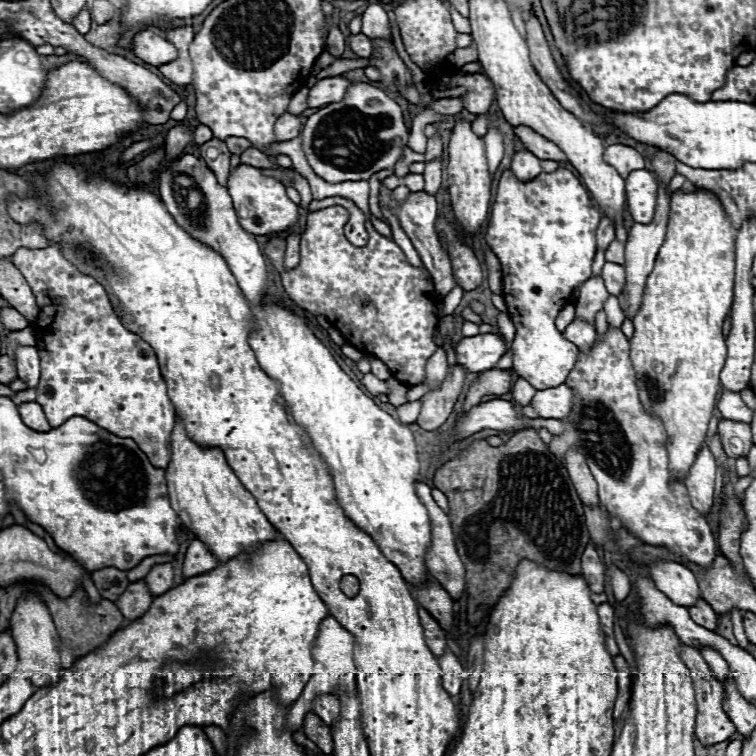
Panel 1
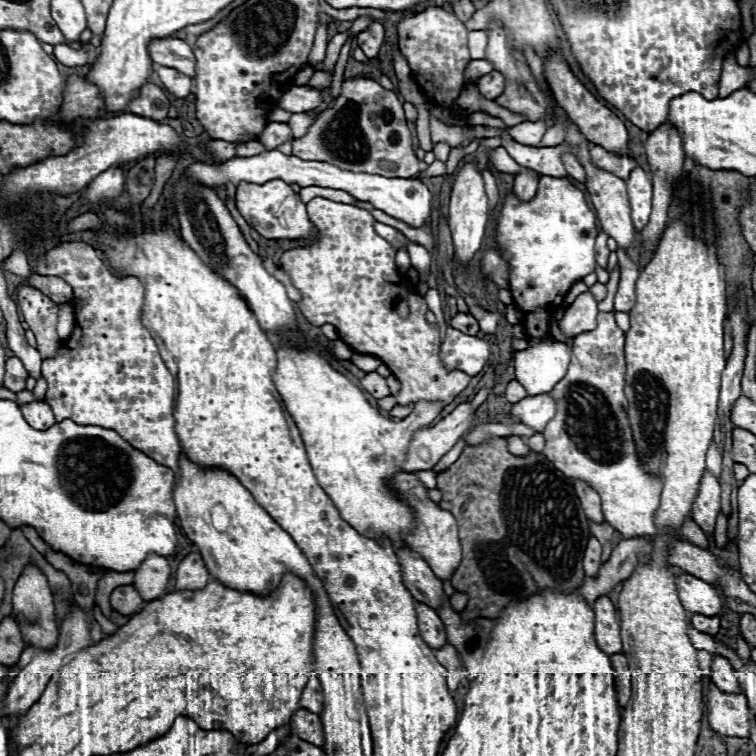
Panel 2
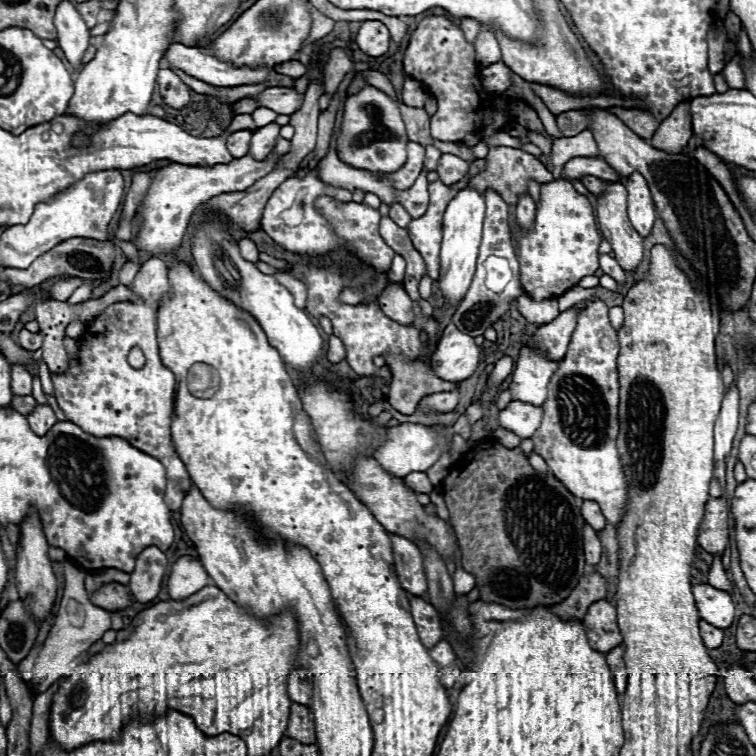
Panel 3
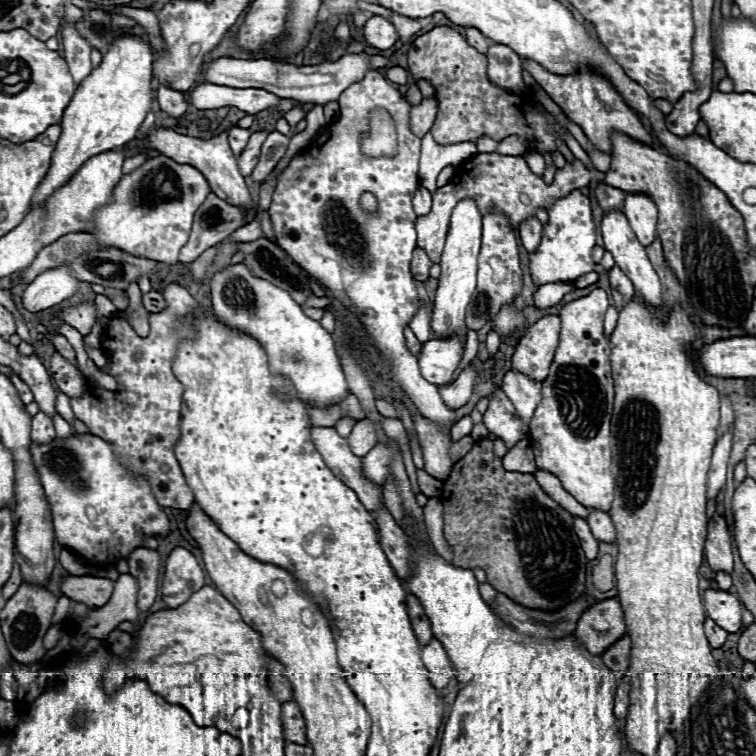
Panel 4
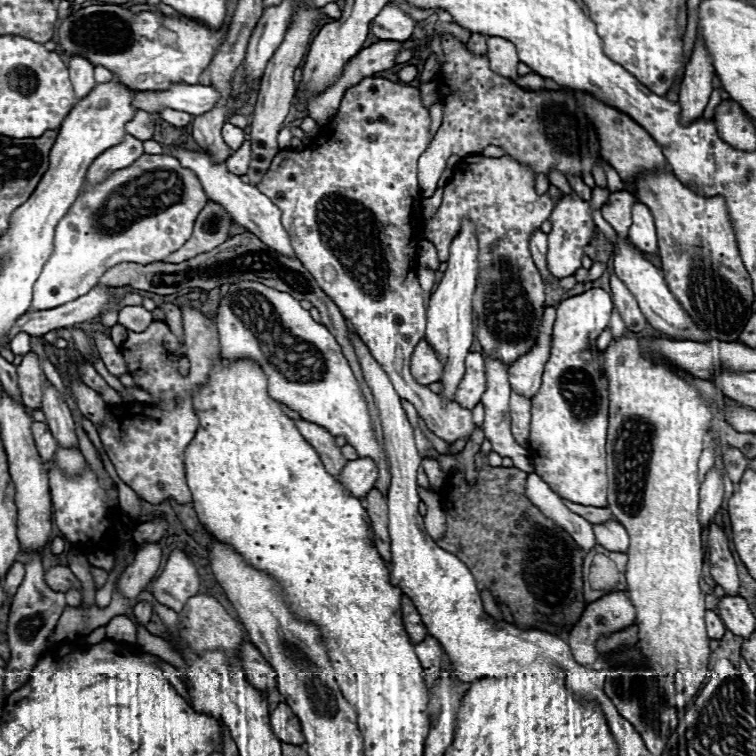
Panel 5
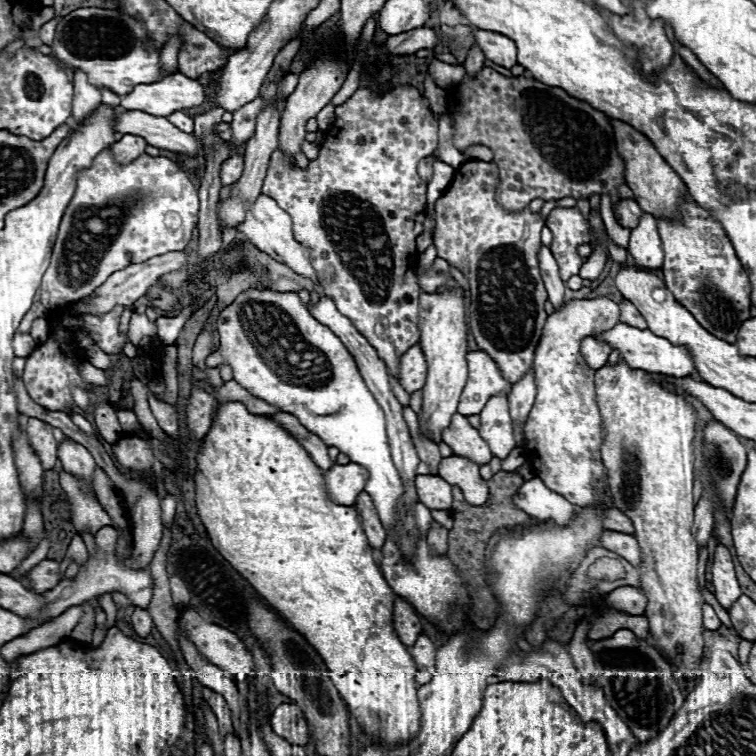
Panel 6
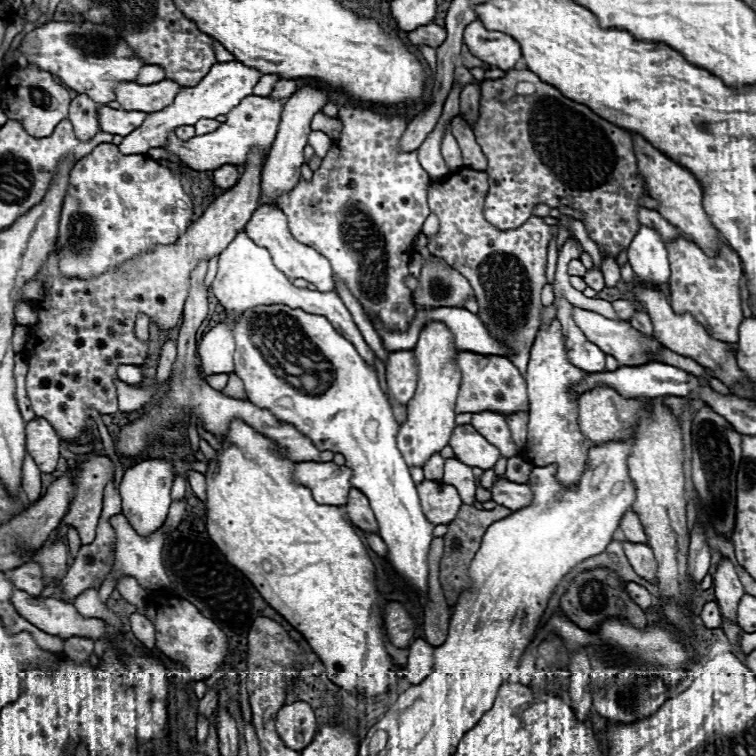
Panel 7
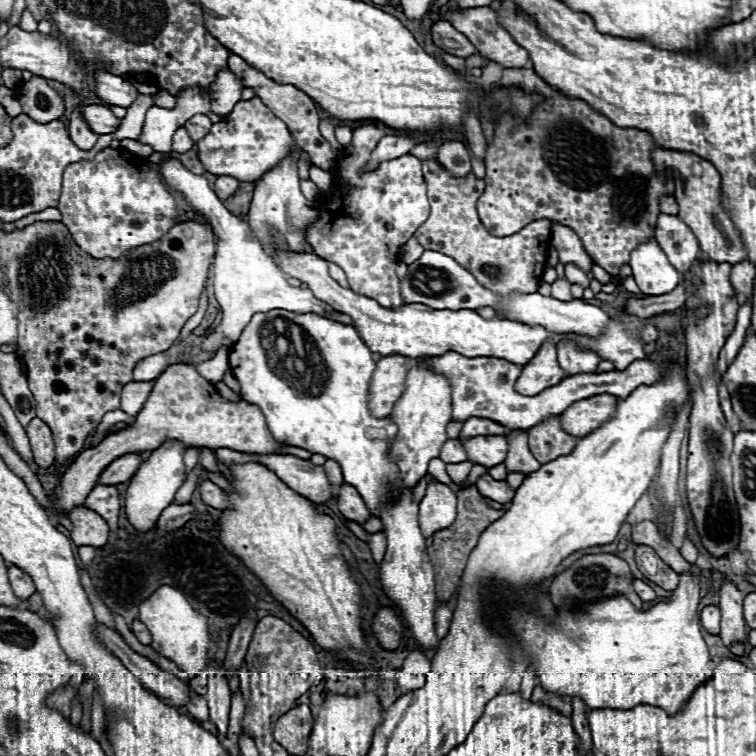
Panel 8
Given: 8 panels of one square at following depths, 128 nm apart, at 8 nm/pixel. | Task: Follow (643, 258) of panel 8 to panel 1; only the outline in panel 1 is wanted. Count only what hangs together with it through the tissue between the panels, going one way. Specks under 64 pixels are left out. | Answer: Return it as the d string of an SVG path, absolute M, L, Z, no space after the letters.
M646 168L630 172L630 176L626 178L626 198L628 198L628 210L634 222L650 224L654 218L656 200L658 200L656 174Z

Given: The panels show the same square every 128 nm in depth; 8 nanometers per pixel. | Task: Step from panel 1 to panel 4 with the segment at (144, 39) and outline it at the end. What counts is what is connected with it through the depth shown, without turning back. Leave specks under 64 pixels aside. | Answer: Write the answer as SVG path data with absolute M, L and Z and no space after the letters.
M344 54L336 62L322 62L318 66L296 66L296 64L278 64L274 60L266 58L250 58L250 60L236 60L236 58L218 58L208 64L204 64L204 80L218 86L230 86L230 88L260 88L266 92L272 92L280 98L294 98L302 104L326 104L332 100L338 100L342 90L346 86L360 80L368 70L370 54Z

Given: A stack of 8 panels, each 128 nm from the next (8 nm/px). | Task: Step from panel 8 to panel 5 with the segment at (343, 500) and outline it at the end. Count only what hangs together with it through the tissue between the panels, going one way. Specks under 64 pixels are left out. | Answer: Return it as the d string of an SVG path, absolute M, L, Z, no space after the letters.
M374 488L366 496L366 510L372 522L372 532L374 532L374 544L380 552L380 556L390 562L392 552L390 552L390 534L388 534L388 502L386 498Z

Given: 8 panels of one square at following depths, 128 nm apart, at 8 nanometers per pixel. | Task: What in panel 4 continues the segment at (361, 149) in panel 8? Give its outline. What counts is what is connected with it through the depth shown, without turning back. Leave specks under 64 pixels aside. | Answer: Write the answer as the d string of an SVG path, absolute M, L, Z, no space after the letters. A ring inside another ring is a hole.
M376 70L364 74L362 80L350 84L342 96L338 98L340 116L324 128L318 138L304 148L282 172L278 180L278 188L272 194L272 204L268 208L270 222L276 234L276 244L292 256L310 276L314 276L320 284L324 284L336 300L342 302L346 310L356 314L362 322L370 342L378 348L382 360L386 362L390 378L396 382L398 390L408 396L416 408L432 420L434 424L442 426L444 430L452 428L454 410L448 410L438 394L438 386L430 384L422 378L418 370L418 360L412 356L404 342L404 328L414 318L420 302L414 278L410 274L410 258L416 248L416 214L412 210L412 194L420 186L418 182L418 160L420 160L420 138L410 132L408 126L408 112L410 104L404 96ZM374 108L386 108L398 128L398 154L394 158L364 158L360 154L360 134L368 128L368 114ZM362 192L372 192L378 198L378 212L366 214L358 206L358 198Z

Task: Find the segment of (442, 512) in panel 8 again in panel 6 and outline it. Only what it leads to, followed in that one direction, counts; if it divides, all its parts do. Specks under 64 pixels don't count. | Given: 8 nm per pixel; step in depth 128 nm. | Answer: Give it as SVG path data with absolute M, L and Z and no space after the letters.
M416 476L416 492L420 502L430 510L450 510L452 486L440 476Z

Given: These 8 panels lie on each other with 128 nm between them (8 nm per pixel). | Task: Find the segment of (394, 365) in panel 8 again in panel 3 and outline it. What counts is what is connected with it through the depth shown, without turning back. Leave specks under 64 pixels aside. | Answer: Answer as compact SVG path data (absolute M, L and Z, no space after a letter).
M448 324L432 354L432 366L442 380L460 382L470 378L480 364L480 348L474 338Z

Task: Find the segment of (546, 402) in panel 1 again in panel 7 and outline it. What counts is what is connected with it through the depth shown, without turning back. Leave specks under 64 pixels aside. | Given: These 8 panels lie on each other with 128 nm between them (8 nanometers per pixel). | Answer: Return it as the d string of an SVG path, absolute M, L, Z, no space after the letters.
M486 410L486 412L474 414L470 424L472 424L492 446L496 446L504 458L518 456L518 450L516 450L516 444L514 444L512 436L510 436L508 422L506 422L506 416L504 416L504 414L488 412L488 410Z

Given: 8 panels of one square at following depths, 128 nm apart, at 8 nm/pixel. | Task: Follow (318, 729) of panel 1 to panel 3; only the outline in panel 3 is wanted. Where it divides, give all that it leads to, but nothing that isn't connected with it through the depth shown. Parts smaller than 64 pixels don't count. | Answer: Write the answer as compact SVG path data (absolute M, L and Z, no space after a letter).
M292 704L290 722L286 736L302 742L302 744L316 744L316 730L314 730L314 716L308 706Z

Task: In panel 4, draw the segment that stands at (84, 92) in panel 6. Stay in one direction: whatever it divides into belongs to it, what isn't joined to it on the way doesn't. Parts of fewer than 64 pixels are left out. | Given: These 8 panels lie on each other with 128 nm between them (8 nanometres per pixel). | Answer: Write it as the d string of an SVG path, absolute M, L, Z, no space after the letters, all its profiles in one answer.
M66 22L62 26L62 42L64 42L64 58L70 66L70 72L76 80L76 84L80 84L92 70L90 64L90 44L88 40L84 40L72 22Z

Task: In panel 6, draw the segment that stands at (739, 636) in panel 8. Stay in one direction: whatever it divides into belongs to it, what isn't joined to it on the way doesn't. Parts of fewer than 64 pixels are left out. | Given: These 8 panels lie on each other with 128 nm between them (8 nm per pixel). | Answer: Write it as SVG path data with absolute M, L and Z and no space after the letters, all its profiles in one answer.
M724 544L716 546L714 552L714 564L712 564L712 584L716 588L716 598L724 608L730 608L730 602L736 602L742 594L736 574L734 574L734 562Z

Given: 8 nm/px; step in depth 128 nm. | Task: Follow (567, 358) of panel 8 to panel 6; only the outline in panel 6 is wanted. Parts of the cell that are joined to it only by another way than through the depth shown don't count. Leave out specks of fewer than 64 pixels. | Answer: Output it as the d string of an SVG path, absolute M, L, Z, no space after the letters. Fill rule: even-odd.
M540 246L540 252L538 252L538 262L540 262L540 272L542 272L542 280L544 280L544 286L548 290L548 296L550 296L550 302L554 304L554 308L558 310L562 304L564 304L564 282L560 280L560 274L558 274L558 266L552 258L552 252L548 246ZM584 338L582 340L582 356L586 358L586 364L594 370L604 366L604 362L608 360L610 350L612 348L606 342L600 342L600 340L594 340L594 338Z

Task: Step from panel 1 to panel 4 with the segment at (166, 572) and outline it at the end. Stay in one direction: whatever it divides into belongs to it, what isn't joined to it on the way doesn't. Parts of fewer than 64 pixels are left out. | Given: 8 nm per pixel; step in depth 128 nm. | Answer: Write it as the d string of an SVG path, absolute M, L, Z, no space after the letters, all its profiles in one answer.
M138 548L128 558L130 574L138 580L138 608L148 610L158 596L160 554L150 548Z

